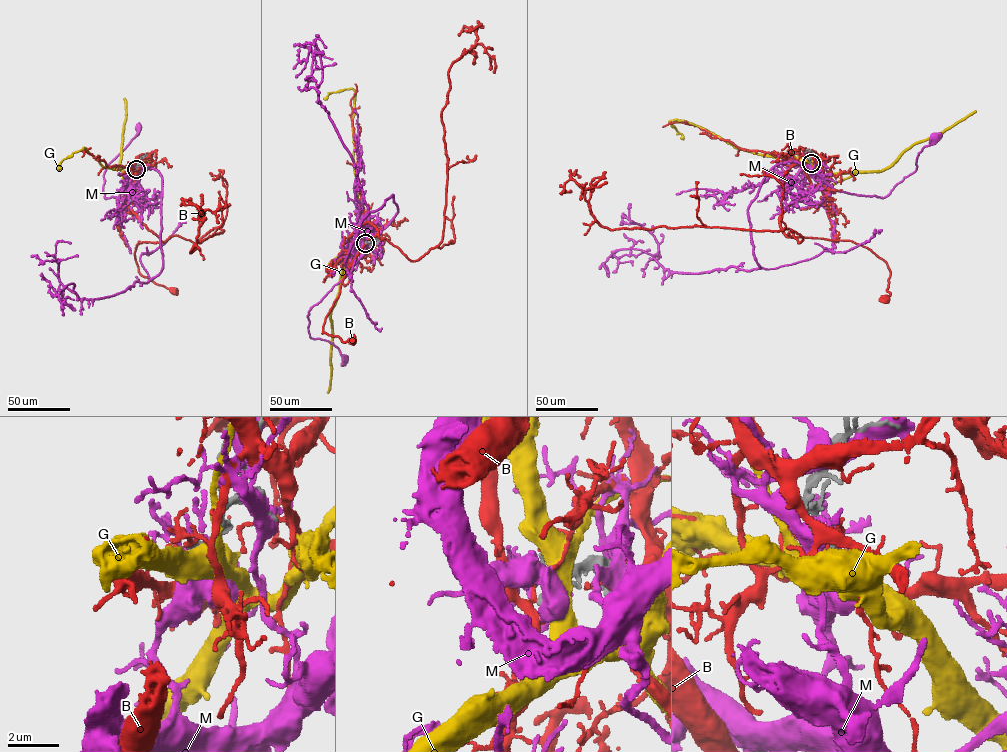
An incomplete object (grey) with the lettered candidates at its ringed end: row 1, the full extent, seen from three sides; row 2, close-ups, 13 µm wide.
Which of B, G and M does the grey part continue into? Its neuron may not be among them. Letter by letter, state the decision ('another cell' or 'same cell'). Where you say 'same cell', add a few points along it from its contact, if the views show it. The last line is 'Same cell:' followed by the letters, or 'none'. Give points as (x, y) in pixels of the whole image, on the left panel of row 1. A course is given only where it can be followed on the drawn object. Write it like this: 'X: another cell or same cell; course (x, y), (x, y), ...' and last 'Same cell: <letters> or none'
B: another cell
G: another cell
M: another cell
Same cell: none

